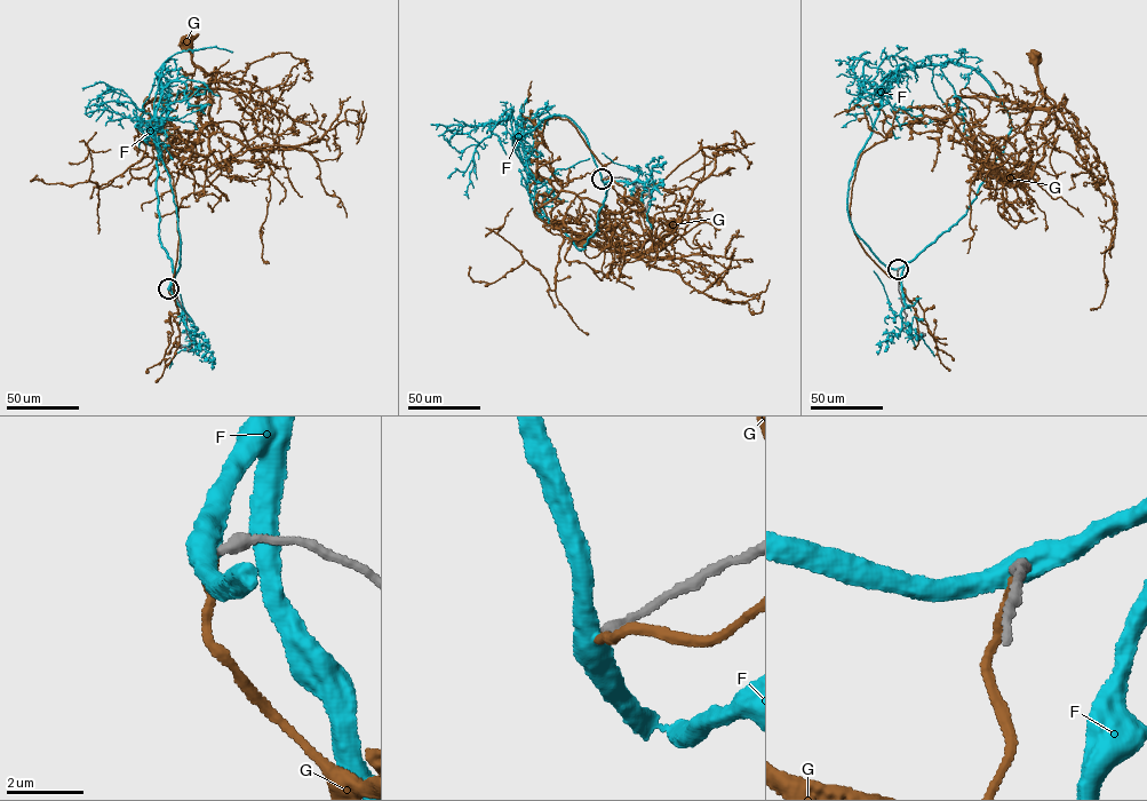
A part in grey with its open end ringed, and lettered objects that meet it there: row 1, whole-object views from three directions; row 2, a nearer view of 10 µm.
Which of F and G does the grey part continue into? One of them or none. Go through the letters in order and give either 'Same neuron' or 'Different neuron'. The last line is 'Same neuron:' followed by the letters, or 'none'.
F: Different neuron
G: Same neuron
Same neuron: G

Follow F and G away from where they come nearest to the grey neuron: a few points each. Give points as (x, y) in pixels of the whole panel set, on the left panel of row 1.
F: (168, 288), (174, 275), (158, 235), (156, 164), (162, 104), (156, 72), (137, 120), (143, 133), (140, 148)
G: (168, 288), (176, 298), (177, 204), (153, 140), (174, 125), (142, 108), (215, 78), (192, 62), (188, 42)

